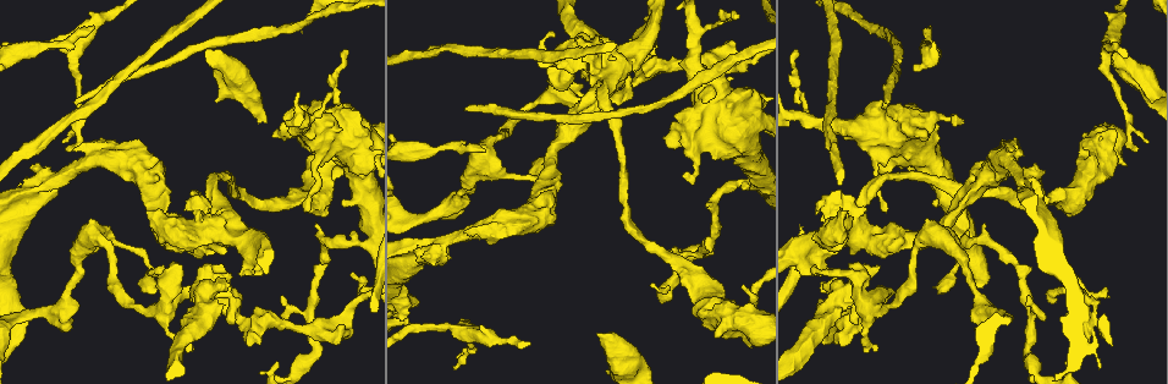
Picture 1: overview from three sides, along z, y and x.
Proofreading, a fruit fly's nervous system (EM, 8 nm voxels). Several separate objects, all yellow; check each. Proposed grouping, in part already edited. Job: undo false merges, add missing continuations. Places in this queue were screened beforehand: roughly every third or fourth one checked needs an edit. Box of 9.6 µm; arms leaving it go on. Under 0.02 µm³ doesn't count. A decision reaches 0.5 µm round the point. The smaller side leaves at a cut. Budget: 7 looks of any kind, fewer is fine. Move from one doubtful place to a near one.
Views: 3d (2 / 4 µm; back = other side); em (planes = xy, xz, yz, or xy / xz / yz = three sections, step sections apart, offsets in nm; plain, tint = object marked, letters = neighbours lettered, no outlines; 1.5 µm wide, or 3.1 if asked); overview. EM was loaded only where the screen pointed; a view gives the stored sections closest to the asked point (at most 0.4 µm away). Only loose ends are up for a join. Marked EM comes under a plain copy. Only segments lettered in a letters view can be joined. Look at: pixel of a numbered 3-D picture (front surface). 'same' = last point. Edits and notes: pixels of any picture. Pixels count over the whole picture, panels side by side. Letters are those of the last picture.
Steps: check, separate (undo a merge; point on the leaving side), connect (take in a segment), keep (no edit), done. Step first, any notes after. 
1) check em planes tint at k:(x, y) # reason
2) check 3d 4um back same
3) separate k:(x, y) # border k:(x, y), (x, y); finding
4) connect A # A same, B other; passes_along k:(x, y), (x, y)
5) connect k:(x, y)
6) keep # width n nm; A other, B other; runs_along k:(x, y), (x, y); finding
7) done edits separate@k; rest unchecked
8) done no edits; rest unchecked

check em planes letters at 1:(557, 93) # looks like a crossing

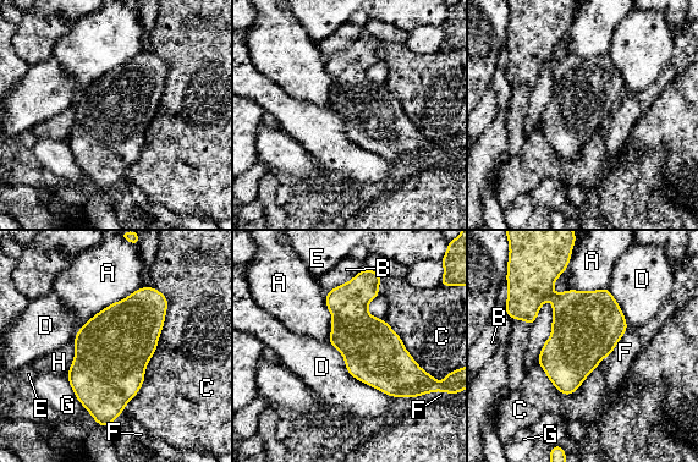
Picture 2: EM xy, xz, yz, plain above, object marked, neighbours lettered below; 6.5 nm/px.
keep # longest_contact C 850 nm; A other, B other, C other, D other, E other, F other, G other, H other; border 2:(328, 342), (351, 375), (389, 396); one neuron here

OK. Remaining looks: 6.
check 3d 2um at 1:(469, 185) # thick turns thin

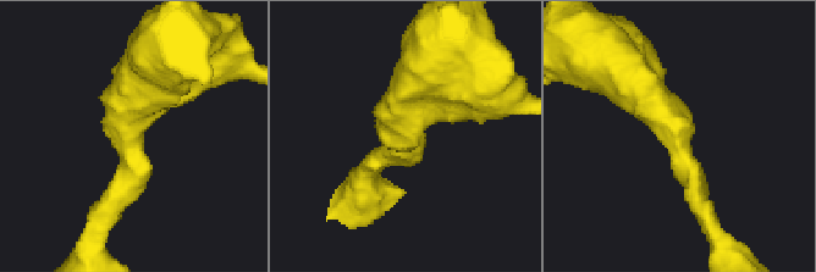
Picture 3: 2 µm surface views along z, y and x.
check em yz step 8 tint at 3:(677, 131) # arm_widths 170, 500 nm

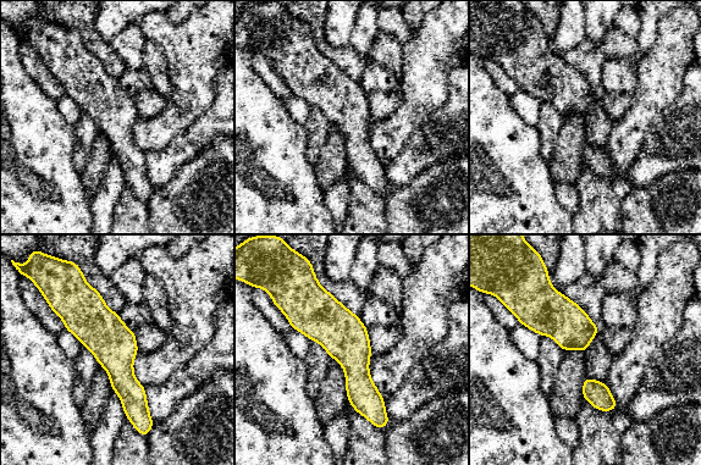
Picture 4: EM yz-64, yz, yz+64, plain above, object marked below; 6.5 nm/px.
check em yz step 8 letters same

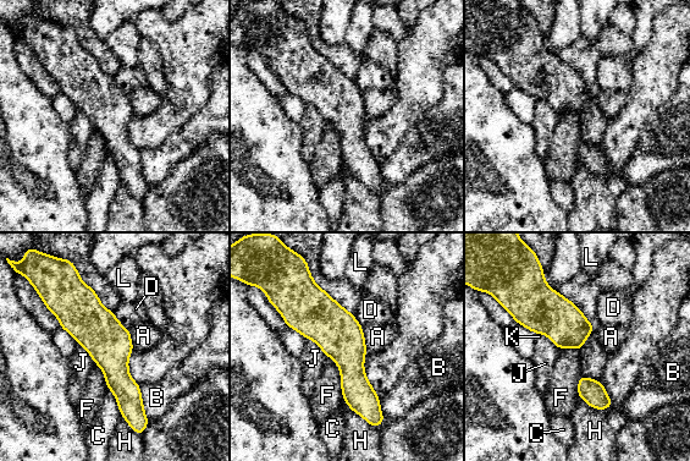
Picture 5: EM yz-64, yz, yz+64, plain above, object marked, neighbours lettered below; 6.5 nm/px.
keep # width 70 nm; A other, B other, C other, D other, F other, H other, J other, K other, L other; border 5:(106, 387), (112, 393), (122, 416); all the same neuron

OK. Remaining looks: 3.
check em planes letters at 1:(362, 244) # sharp bend

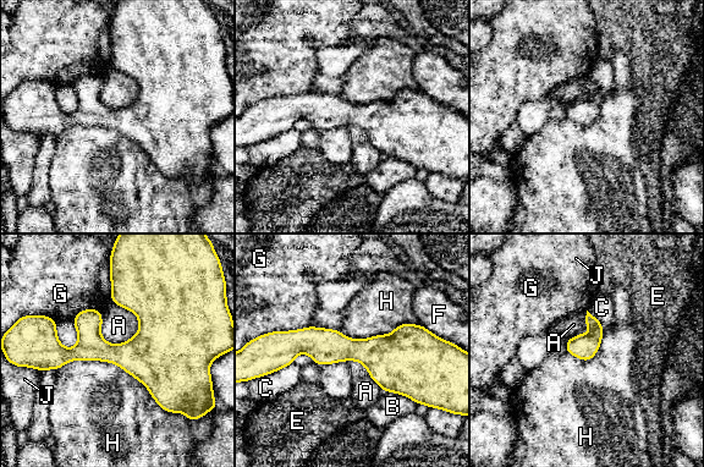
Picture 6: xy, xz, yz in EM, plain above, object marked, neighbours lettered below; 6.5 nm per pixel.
keep # A other, B other, C other, E other, F other, G other, H other, J other; one neuron here

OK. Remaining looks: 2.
done no edits; rest unchecked

